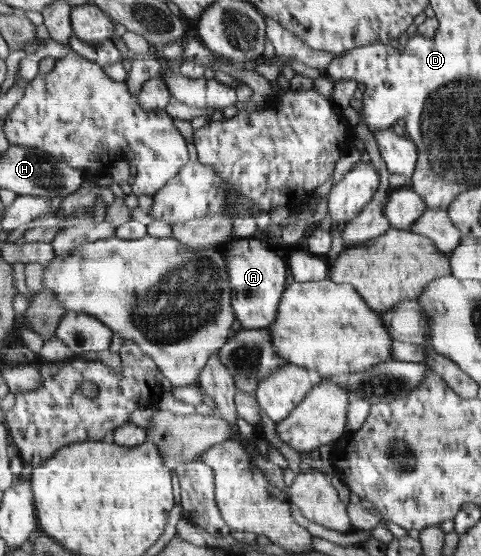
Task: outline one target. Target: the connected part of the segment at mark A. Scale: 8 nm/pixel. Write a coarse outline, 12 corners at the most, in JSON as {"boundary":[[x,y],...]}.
{"boundary":[[260,235],[224,254],[241,327],[270,327],[289,264]]}

